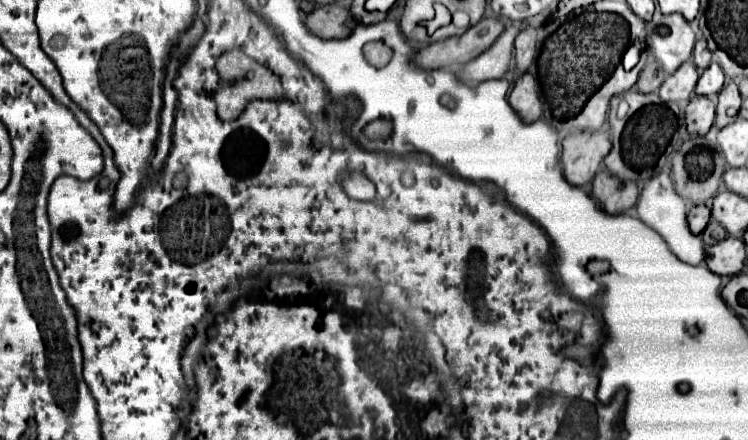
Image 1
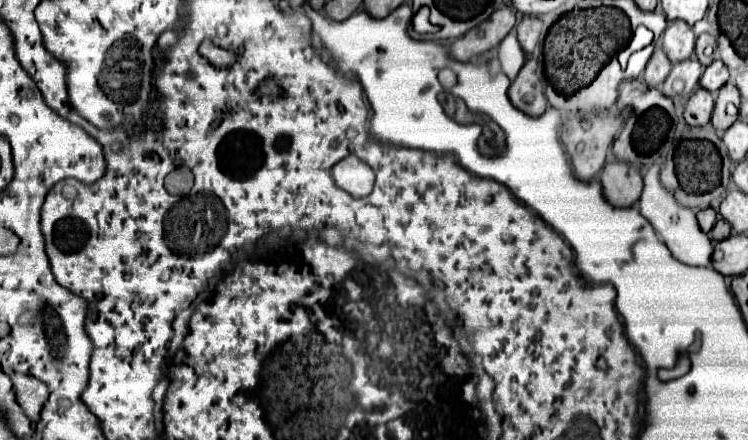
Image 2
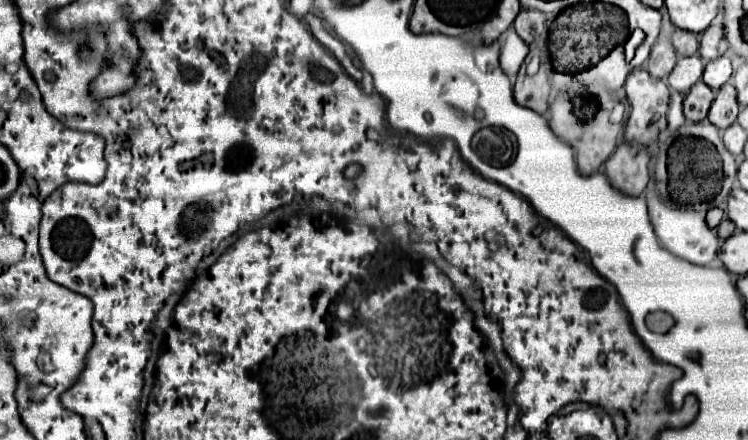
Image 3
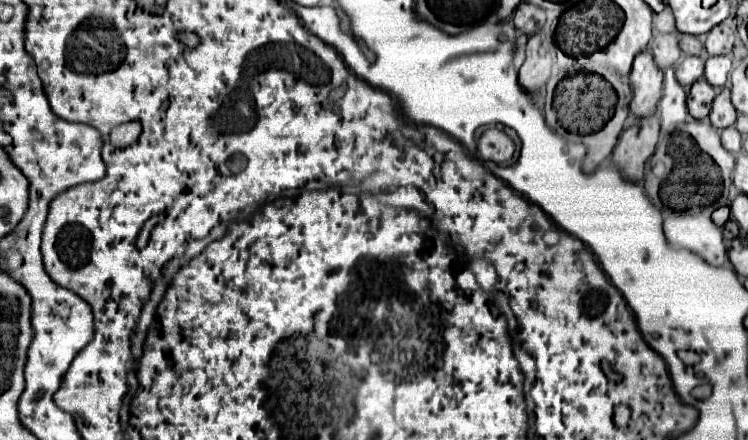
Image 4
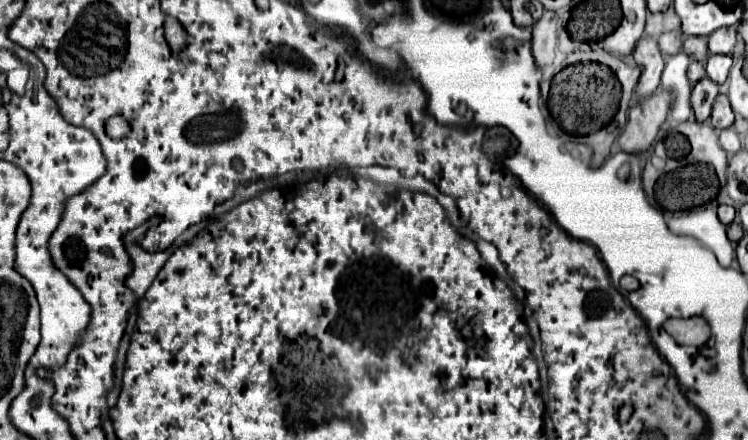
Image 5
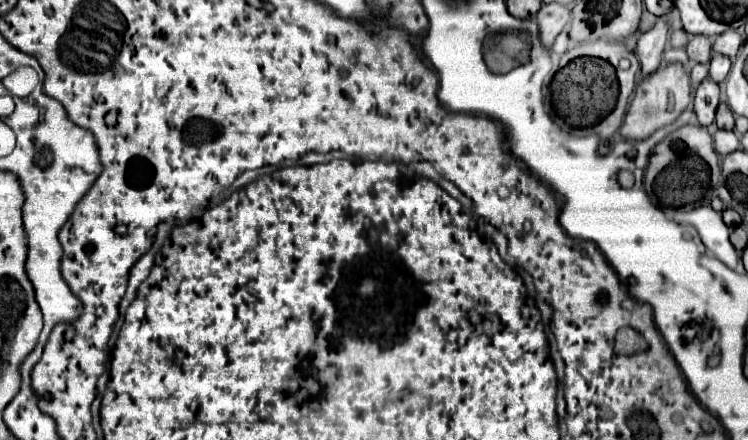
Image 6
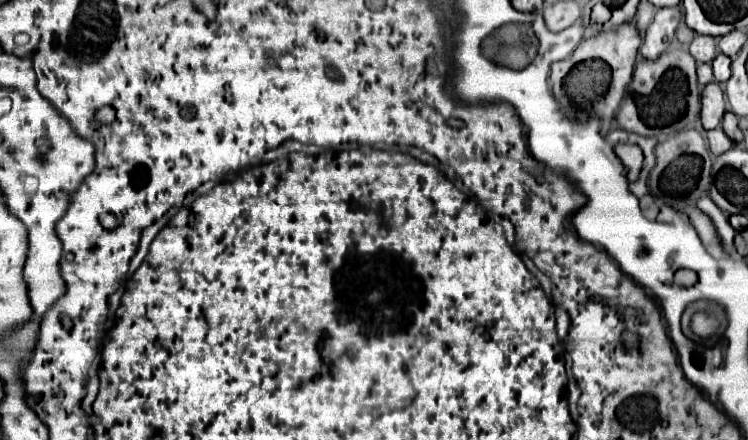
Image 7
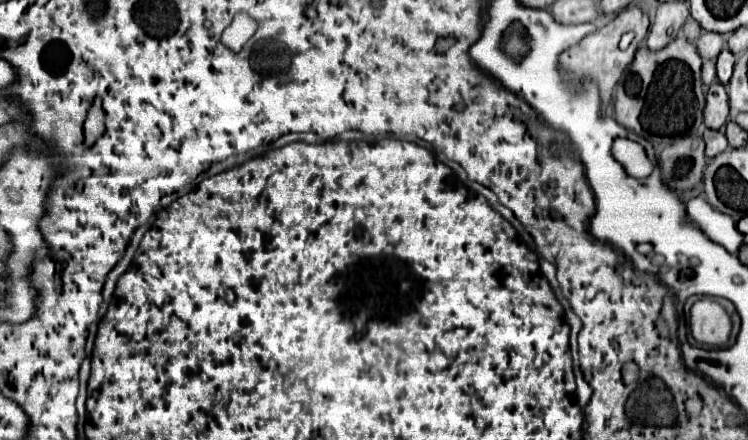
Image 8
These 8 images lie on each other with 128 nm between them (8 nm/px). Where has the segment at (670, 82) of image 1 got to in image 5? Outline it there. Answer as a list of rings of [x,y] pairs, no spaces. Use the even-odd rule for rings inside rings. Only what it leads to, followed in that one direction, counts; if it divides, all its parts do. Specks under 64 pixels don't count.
[[[690,62],[690,66],[688,66],[688,80],[692,82],[692,84],[696,84],[698,80],[702,80],[706,76],[706,68],[704,68],[704,64],[702,62]]]

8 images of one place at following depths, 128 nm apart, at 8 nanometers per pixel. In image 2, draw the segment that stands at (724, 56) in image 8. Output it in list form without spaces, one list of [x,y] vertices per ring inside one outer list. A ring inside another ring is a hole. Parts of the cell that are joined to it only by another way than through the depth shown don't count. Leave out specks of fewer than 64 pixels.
[[[714,60],[714,62],[704,70],[704,76],[702,76],[702,80],[700,80],[702,88],[706,88],[706,90],[710,90],[710,92],[720,90],[720,86],[716,86],[716,74],[728,78],[728,68],[724,66],[722,60]],[[718,70],[720,70],[720,72],[718,72]]]

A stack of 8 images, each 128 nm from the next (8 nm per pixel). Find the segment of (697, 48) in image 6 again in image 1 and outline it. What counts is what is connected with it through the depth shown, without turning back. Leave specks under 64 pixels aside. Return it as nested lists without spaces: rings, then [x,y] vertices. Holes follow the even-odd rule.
[[[656,12],[648,24],[648,32],[648,48],[654,52],[664,72],[672,74],[682,62],[692,56],[694,32],[680,14],[664,16]]]

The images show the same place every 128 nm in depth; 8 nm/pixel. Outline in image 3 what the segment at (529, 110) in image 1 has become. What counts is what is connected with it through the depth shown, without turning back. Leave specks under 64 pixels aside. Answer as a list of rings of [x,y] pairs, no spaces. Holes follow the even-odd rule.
[[[524,62],[514,84],[516,102],[538,114],[544,114],[548,110],[548,96],[550,96],[550,72],[538,70],[538,74],[528,76]]]

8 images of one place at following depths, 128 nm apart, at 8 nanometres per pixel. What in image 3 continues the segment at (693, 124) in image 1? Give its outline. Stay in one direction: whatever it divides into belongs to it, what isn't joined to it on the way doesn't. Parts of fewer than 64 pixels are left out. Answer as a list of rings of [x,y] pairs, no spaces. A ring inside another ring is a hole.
[[[696,82],[690,88],[688,96],[684,98],[684,116],[694,122],[704,120],[708,116],[708,110],[710,110],[710,104],[714,98],[716,98],[716,94],[712,88],[708,88],[704,82]]]

